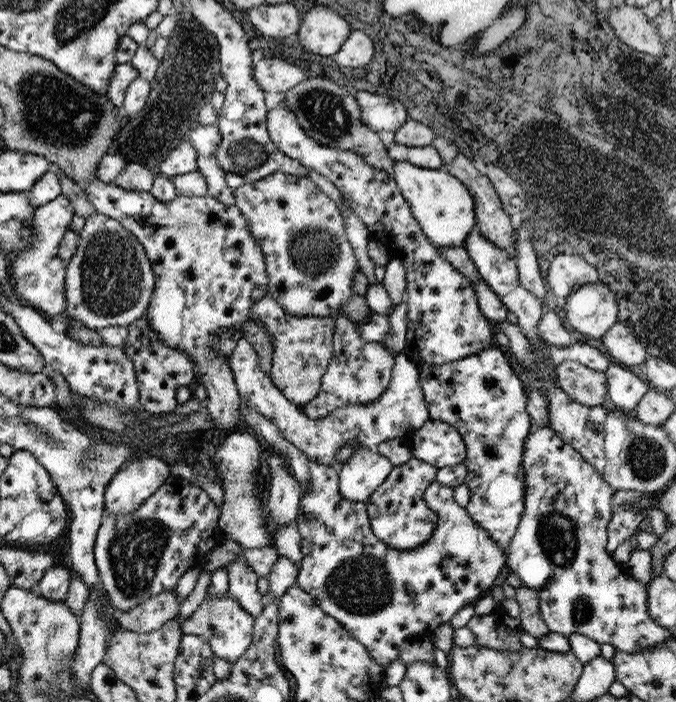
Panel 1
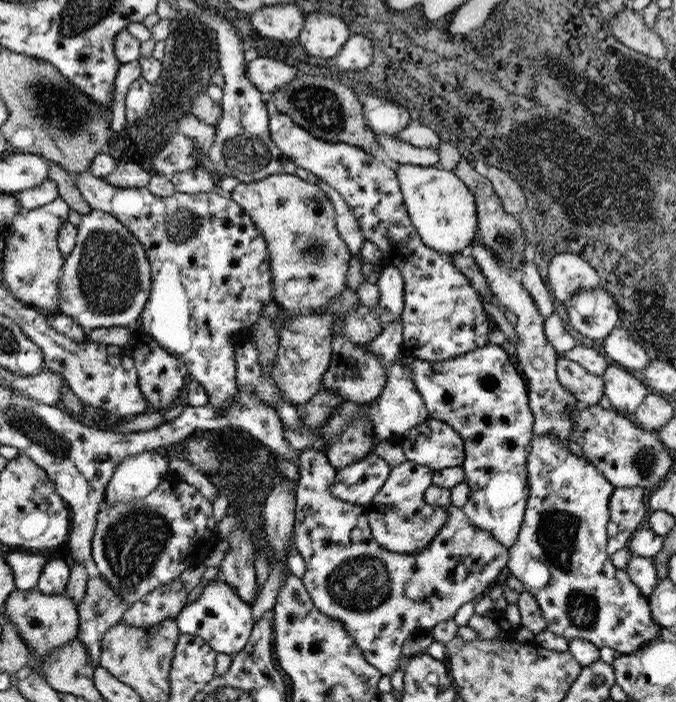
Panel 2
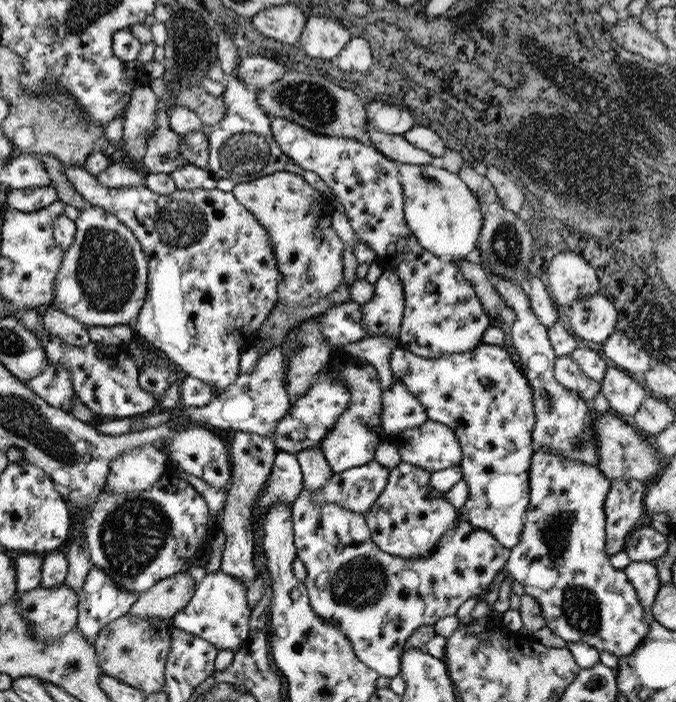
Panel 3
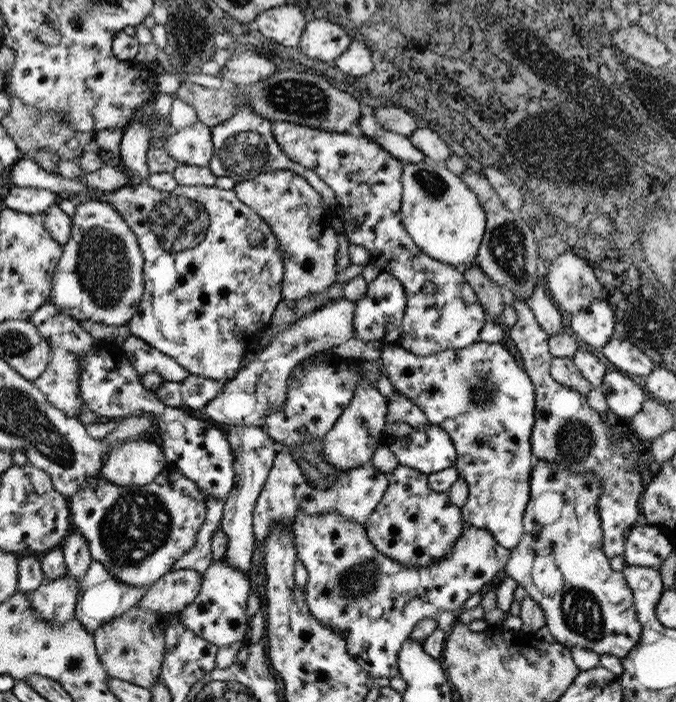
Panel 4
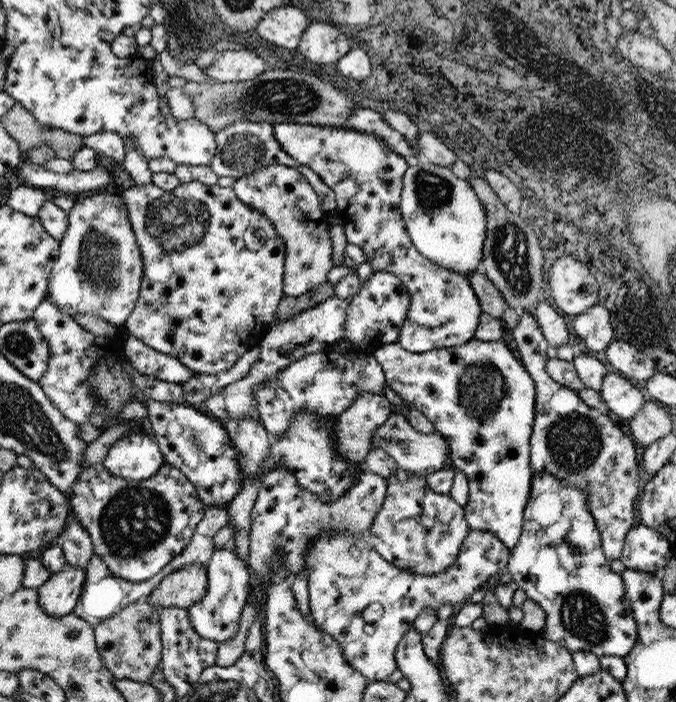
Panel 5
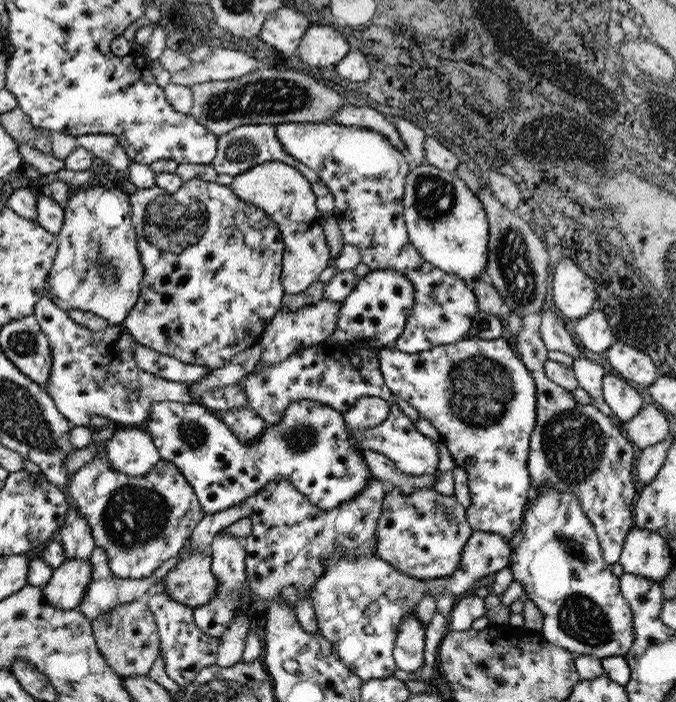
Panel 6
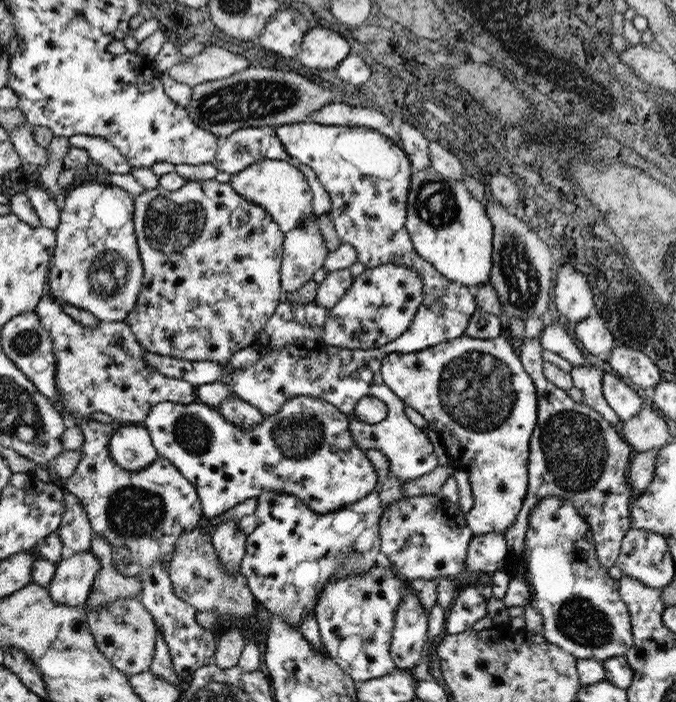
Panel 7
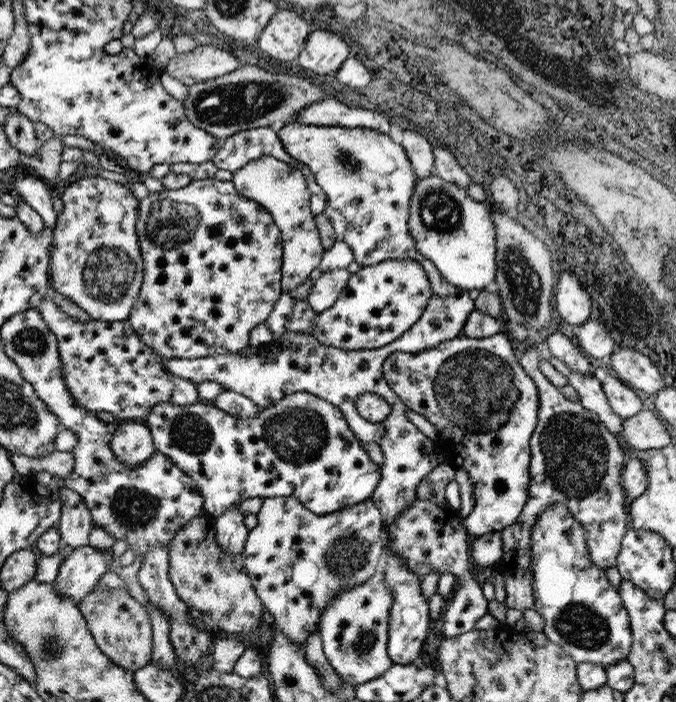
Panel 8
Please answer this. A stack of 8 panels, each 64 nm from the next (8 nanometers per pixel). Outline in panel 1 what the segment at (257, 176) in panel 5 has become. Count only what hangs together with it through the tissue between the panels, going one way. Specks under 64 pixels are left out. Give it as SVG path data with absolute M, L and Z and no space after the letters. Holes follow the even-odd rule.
M283 172L275 176L267 176L267 180L257 180L257 182L247 182L241 188L233 190L233 202L239 214L247 218L251 236L263 250L263 260L267 268L267 294L273 296L281 308L295 316L325 316L335 320L335 332L333 332L333 358L329 362L327 372L323 374L321 382L321 392L303 406L303 414L311 418L313 422L319 418L331 416L333 410L355 404L355 406L367 406L379 400L383 392L391 384L393 376L393 366L395 366L395 356L377 342L367 342L359 334L359 324L353 322L347 314L341 312L341 306L347 304L347 300L353 298L353 276L355 270L359 270L359 260L355 256L355 248L347 238L345 232L345 220L343 214L339 212L337 204L331 202L323 190L311 182L309 178L301 176L287 176Z

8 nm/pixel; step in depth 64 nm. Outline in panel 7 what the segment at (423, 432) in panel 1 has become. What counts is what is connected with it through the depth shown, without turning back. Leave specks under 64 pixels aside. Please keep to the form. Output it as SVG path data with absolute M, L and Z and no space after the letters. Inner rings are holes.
M311 122L287 124L275 130L279 142L287 150L291 158L299 164L307 166L315 172L317 182L325 188L329 196L329 218L335 224L337 236L343 244L349 244L357 252L357 262L365 268L377 268L383 264L399 264L409 266L419 274L423 286L423 304L419 306L411 326L403 336L375 350L345 350L327 346L321 340L301 338L295 344L287 344L283 350L263 350L261 358L255 360L249 368L227 368L227 362L215 360L179 360L173 356L161 356L155 352L145 352L143 360L147 366L155 368L155 372L185 380L193 386L203 386L211 382L221 382L233 390L233 394L247 404L255 406L263 416L275 414L283 408L283 404L295 396L313 396L333 404L339 412L343 412L349 420L349 430L355 444L367 452L369 448L379 450L389 462L389 478L379 480L379 500L381 508L389 508L395 500L401 500L401 484L411 482L427 472L431 472L437 464L429 438L415 428L403 414L403 400L395 396L385 384L381 374L381 360L391 352L411 354L423 352L427 348L435 348L437 344L459 340L471 316L477 312L475 296L469 294L469 288L447 280L439 270L423 260L411 242L411 236L405 228L407 222L407 192L411 186L411 160L403 150L391 144L383 134L367 128L347 128L347 126L323 126ZM365 396L373 396L387 404L389 412L381 424L361 424L355 416L355 404Z

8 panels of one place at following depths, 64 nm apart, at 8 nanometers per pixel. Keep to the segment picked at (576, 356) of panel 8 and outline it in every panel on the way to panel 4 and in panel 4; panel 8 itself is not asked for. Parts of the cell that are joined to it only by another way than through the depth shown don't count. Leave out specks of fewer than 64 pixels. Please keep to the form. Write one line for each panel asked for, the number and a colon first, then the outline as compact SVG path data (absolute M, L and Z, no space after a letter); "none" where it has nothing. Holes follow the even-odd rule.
4: M537 284L535 292L533 292L531 298L527 300L527 304L529 304L529 308L531 308L537 324L541 326L541 330L545 330L545 332L549 334L549 338L551 338L551 336L563 332L563 326L561 326L561 318L563 318L563 316L561 316L559 310L551 304L551 298L545 294L543 288L545 288L543 284Z
5: M539 300L539 304L533 310L533 318L549 346L557 348L567 344L567 328L563 324L563 318L545 300Z
6: M549 310L541 312L541 324L539 324L539 336L545 342L549 352L563 352L569 354L573 360L579 358L579 350L573 346L573 338L567 334L563 322Z
7: M547 324L539 336L539 342L543 346L543 350L549 350L553 354L559 354L561 358L565 358L567 362L573 364L573 368L583 366L583 356L579 352L579 348L573 344L573 340L569 338L569 334L555 326L555 324Z

